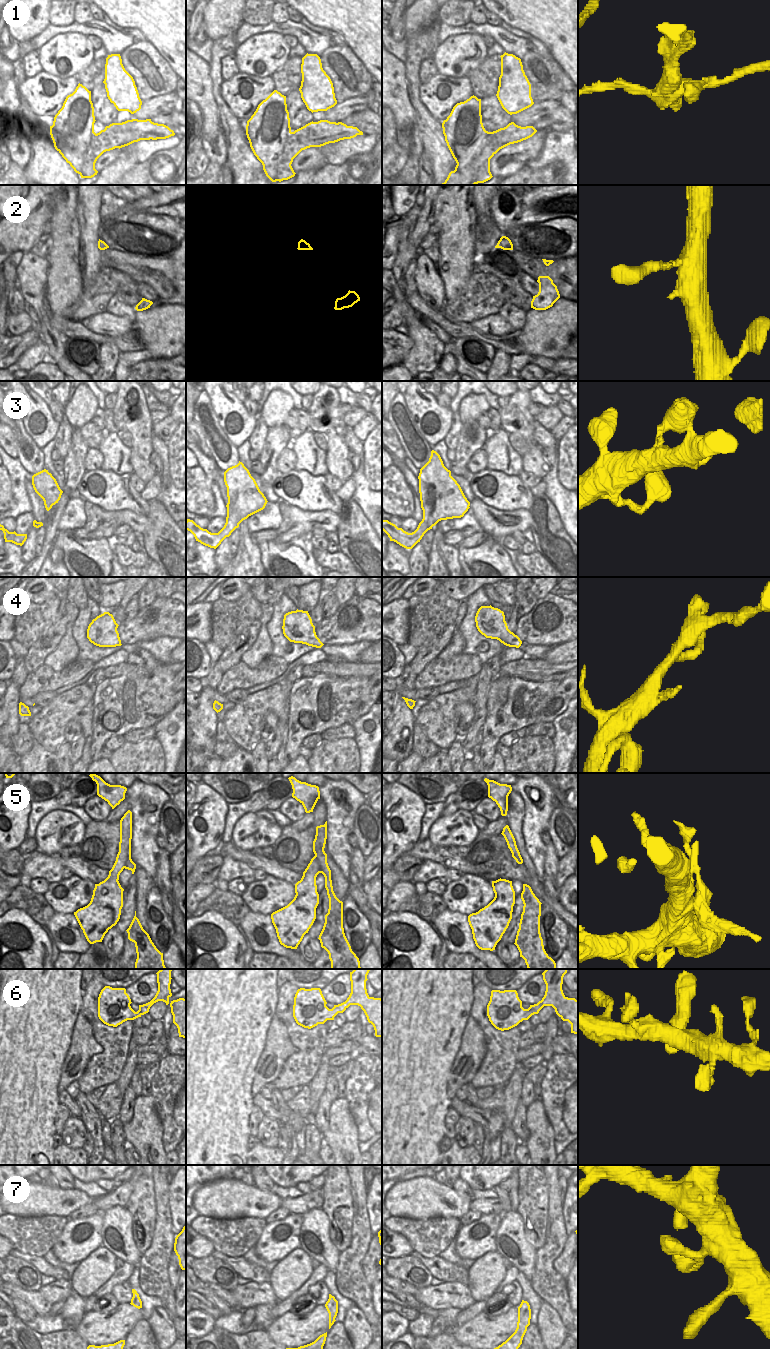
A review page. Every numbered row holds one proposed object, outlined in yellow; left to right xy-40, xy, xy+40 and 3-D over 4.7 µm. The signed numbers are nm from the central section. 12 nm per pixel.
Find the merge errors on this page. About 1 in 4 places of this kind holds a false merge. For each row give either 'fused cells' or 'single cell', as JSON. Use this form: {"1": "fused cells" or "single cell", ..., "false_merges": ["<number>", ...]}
{"1": "fused cells", "2": "single cell", "3": "single cell", "4": "single cell", "5": "fused cells", "6": "single cell", "7": "single cell", "false_merges": ["1", "5"]}

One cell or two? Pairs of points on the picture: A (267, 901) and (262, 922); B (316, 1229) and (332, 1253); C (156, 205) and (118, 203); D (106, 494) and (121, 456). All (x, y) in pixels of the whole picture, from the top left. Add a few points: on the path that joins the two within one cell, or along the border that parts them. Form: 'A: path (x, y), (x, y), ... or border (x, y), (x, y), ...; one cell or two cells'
A: border (250, 910), (270, 915); two cells
B: path (320, 1235), (326, 1247); one cell
C: path (147, 204), (127, 204); one cell
D: border (100, 469), (110, 469), (116, 473), (130, 474); two cells

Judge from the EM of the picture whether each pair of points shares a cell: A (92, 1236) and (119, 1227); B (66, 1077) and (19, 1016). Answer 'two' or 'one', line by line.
A: two
B: two

